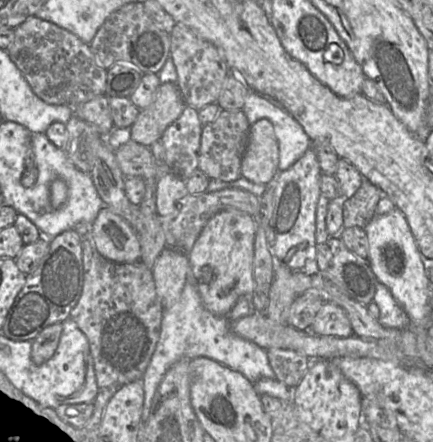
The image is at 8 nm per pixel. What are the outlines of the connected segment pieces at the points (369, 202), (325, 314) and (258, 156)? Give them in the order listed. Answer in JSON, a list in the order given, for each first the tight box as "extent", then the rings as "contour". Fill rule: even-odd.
[{"extent":[343,179,383,229],"contour":[[[363,179],[357,192],[343,200],[343,227],[357,226],[365,229],[376,215],[376,206],[383,195],[379,187]]]},{"extent":[309,302,353,338],"contour":[[[325,302],[317,312],[309,330],[319,336],[347,338],[353,329],[347,313],[337,304]]]},{"extent":[241,119,279,186],"contour":[[[260,119],[250,126],[241,176],[253,183],[269,186],[279,173],[278,164],[279,147],[273,124],[268,119]]]}]

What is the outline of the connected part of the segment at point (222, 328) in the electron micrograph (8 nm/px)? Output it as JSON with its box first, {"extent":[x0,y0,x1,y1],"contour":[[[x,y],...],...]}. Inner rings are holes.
{"extent":[141,264,275,422],"contour":[[[188,264],[187,281],[181,296],[172,307],[164,309],[159,340],[141,380],[144,389],[141,421],[146,422],[148,419],[153,397],[166,372],[183,358],[206,357],[213,359],[241,373],[252,384],[261,378],[275,379],[274,371],[268,360],[267,350],[254,342],[239,337],[230,328],[231,321],[248,316],[251,313],[253,313],[253,306],[250,295],[241,296],[225,316],[215,315],[207,310],[197,290],[193,271]]]}

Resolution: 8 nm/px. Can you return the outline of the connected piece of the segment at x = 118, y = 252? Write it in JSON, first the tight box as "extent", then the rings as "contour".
{"extent":[89,207,141,262],"contour":[[[108,207],[99,211],[91,224],[89,237],[99,254],[111,262],[140,261],[141,246],[134,228]]]}

